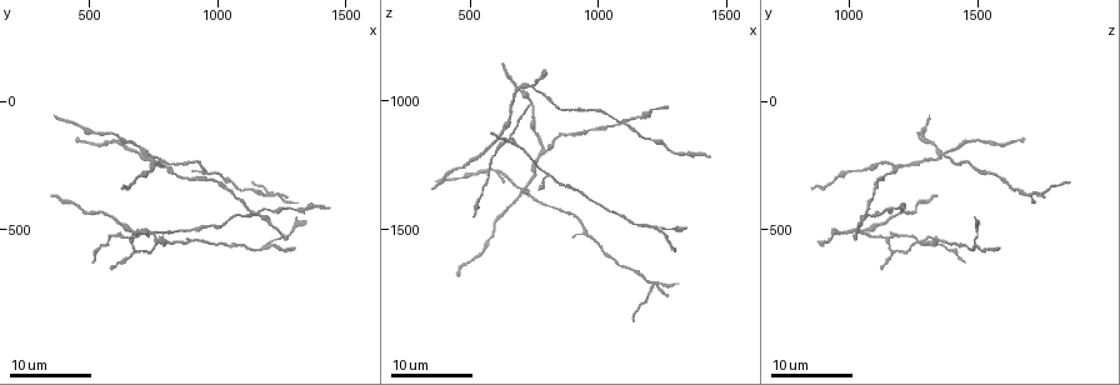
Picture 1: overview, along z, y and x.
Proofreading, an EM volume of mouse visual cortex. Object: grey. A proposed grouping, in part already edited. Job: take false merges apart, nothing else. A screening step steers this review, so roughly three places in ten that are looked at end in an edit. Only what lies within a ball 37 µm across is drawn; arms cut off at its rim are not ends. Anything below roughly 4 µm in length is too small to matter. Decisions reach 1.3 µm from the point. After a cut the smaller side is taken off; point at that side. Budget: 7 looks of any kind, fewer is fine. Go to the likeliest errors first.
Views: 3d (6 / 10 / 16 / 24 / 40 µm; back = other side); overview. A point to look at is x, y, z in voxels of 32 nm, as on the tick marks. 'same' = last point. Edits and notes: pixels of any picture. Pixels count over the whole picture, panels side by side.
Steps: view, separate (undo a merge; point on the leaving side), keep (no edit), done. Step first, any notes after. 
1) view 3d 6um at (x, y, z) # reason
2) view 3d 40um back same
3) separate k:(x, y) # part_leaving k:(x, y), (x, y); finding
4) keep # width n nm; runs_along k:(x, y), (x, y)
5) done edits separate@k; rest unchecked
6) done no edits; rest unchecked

view 3d 16um at (720, 200, 1360) # looks like a crossing

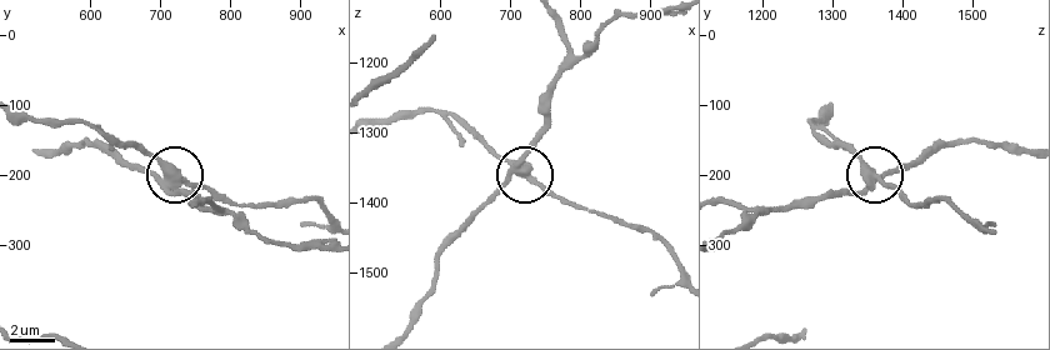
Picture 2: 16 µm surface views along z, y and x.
view 3d 6um at (720, 200, 1355)

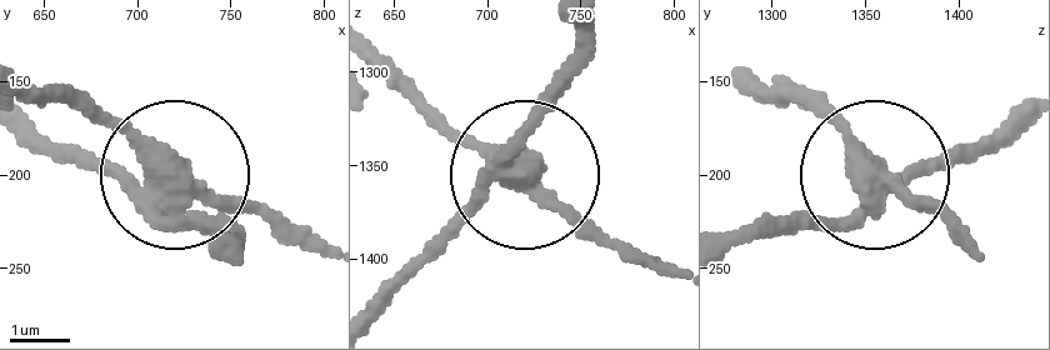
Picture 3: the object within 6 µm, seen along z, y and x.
separate 3:(100, 123) # side_arm 15 um; part_leaving 3:(154, 193), (223, 193), (328, 243); a second neuron is stuck on

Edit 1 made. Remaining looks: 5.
view overview # redraw

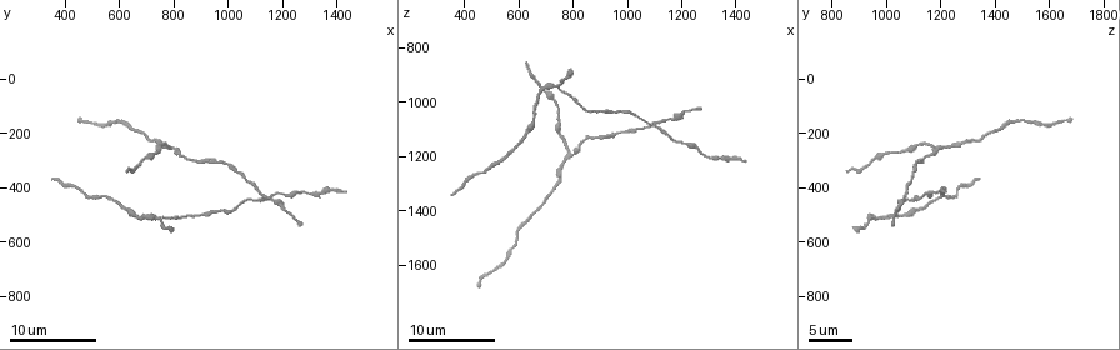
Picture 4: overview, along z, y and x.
view 3d 10um at (1100, 450, 1090) # four-way junction

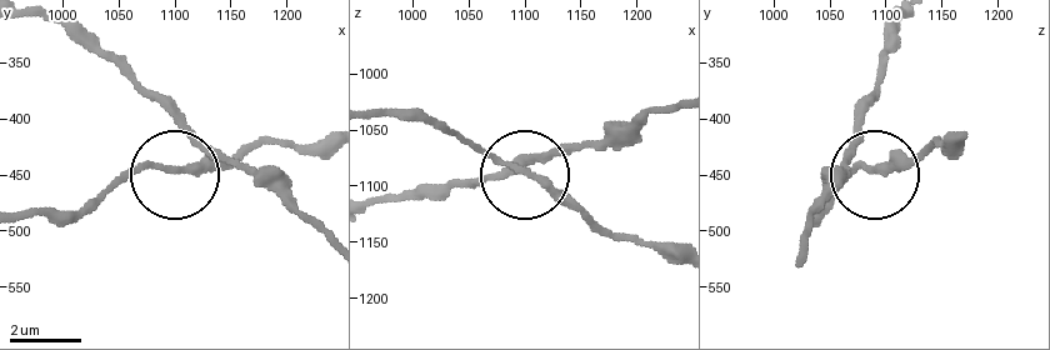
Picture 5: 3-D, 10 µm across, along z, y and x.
view 3d 10um back at (1106, 444, 1086)

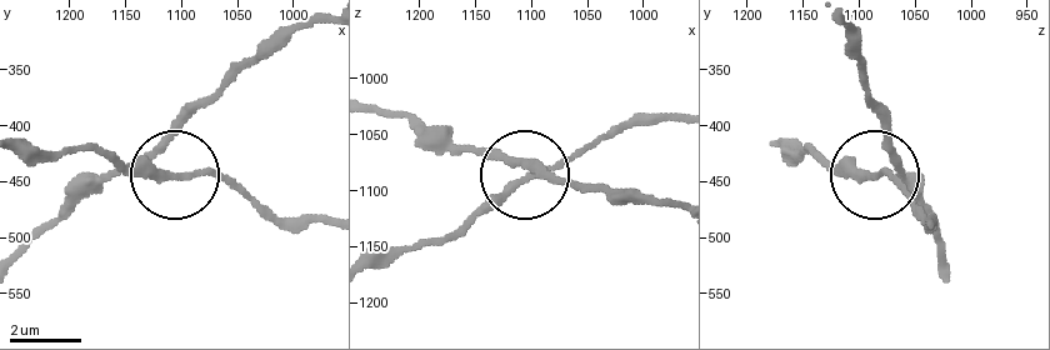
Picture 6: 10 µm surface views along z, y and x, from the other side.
keep # width 180 nm; runs_along 6:(584, 153), (525, 173), (465, 230); one neuron here

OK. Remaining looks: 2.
view 3d 6um at (780, 250, 1200) # three arms meet

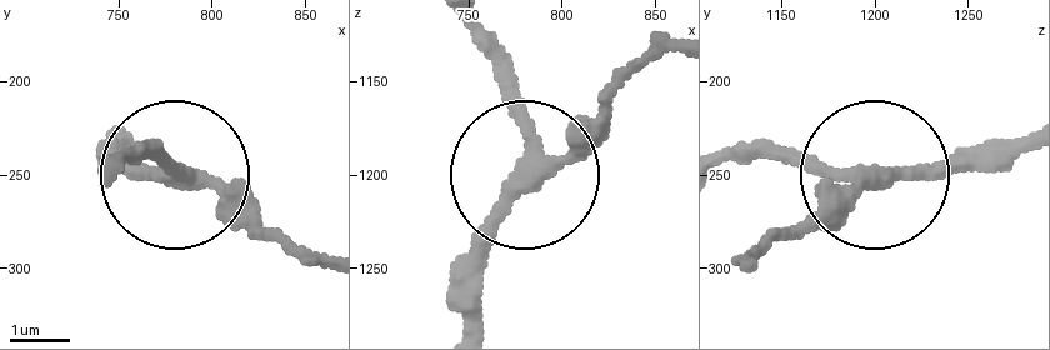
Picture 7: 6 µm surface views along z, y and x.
keep # width 270 nm; runs_along 7:(670, 49), (526, 169), (486, 29); all the same neuron

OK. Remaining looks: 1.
done edits separate@3; rest unchecked

